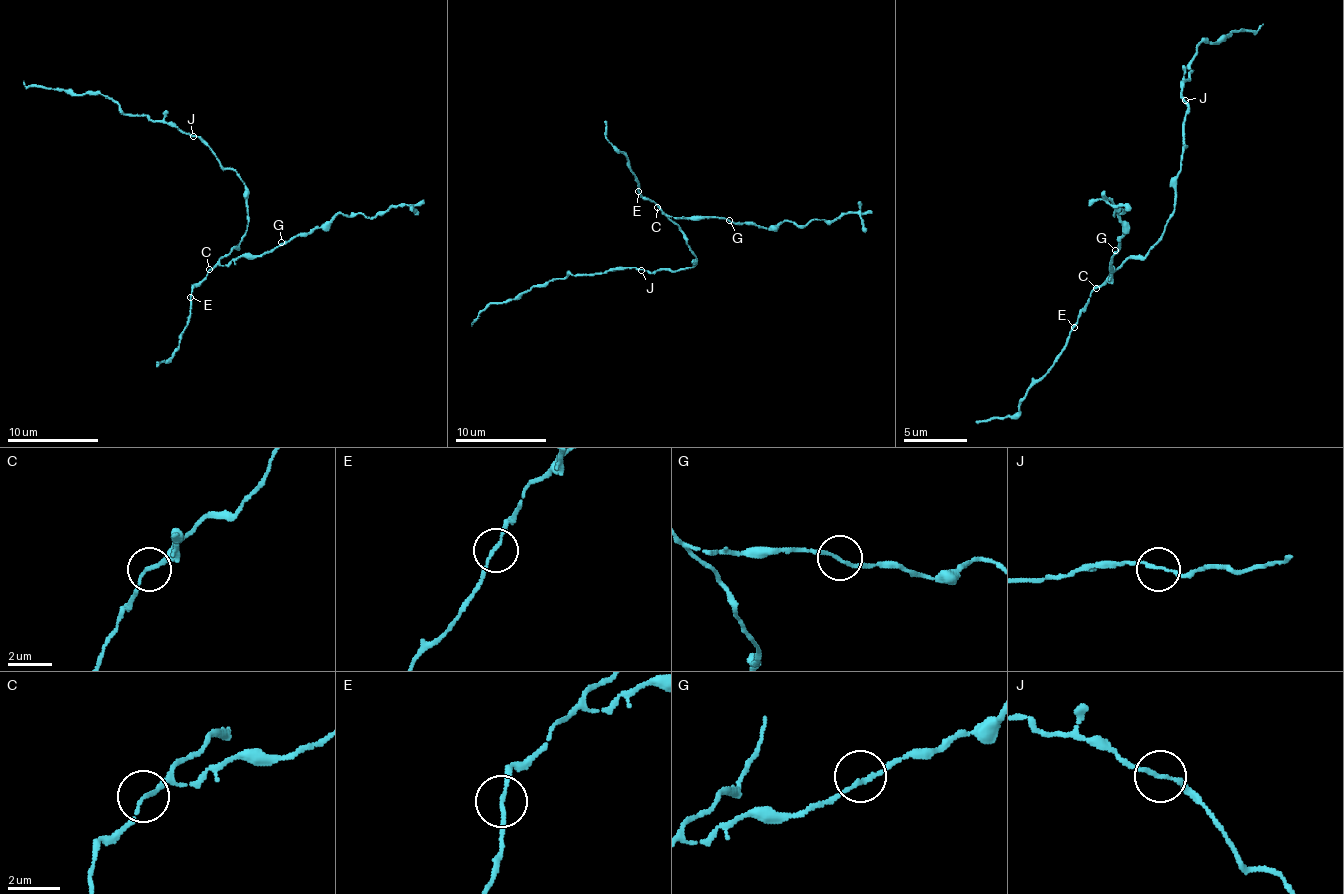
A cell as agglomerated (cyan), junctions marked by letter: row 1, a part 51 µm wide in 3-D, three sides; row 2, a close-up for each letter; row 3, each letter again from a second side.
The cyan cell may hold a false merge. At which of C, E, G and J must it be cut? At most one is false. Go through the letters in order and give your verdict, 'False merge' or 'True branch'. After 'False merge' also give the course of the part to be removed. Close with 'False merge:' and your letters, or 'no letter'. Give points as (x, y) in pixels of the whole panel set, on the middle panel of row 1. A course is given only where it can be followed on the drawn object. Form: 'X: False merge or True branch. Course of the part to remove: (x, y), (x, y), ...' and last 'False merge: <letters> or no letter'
C: True branch
E: True branch
G: True branch
J: True branch
False merge: no letter

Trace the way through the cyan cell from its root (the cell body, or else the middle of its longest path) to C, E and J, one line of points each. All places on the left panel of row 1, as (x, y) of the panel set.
C: (247, 217), (247, 229), (238, 247), (225, 254), (209, 269)
E: (247, 217), (247, 229), (238, 247), (220, 258), (191, 292), (191, 297)
J: (247, 217), (247, 190), (240, 176), (234, 170), (227, 170), (211, 149), (193, 136)

